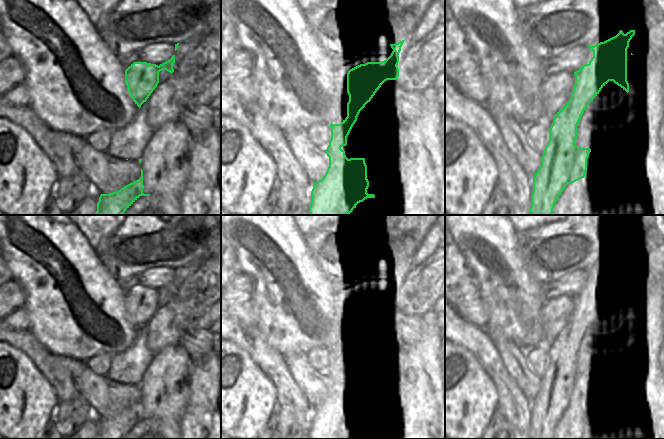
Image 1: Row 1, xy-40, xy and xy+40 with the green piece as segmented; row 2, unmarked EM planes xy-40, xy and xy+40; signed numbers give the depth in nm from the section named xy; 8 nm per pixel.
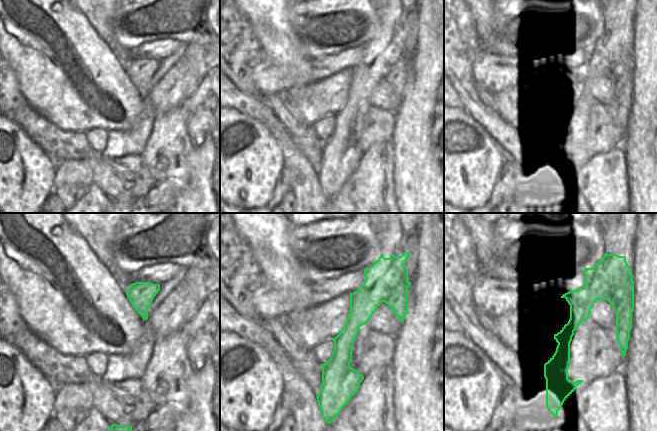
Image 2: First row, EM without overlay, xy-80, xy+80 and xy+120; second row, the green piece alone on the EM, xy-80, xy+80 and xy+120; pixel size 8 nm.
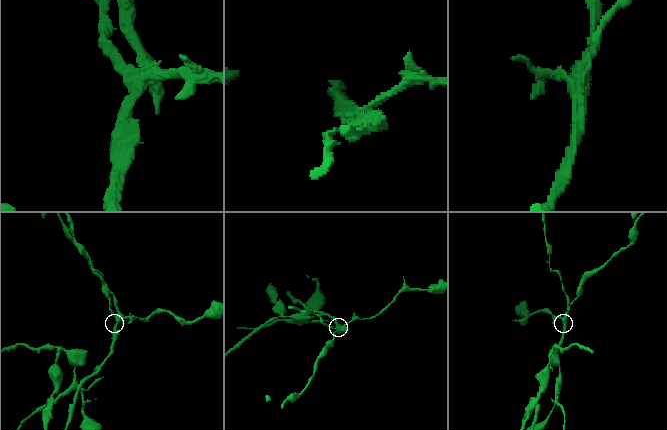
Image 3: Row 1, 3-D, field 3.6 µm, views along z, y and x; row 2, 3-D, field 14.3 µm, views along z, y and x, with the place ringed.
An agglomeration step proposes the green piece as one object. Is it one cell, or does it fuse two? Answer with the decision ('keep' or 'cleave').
cleave

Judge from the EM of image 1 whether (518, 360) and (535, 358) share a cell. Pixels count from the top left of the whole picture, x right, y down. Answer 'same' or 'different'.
different

